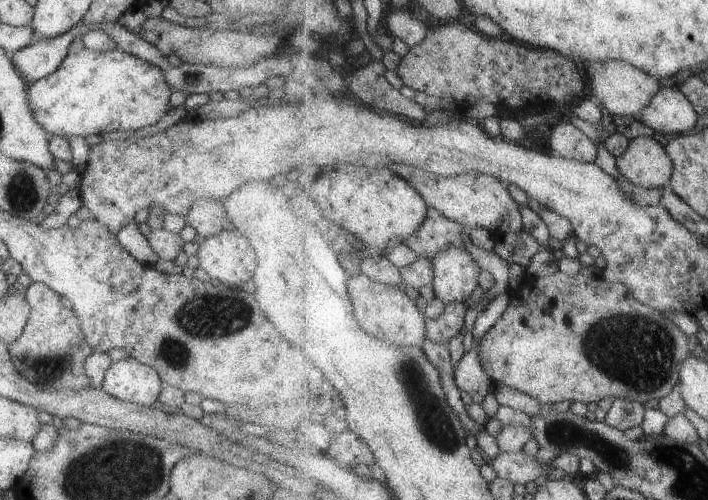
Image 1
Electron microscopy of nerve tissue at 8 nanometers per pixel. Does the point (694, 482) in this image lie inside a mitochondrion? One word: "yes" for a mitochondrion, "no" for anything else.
yes

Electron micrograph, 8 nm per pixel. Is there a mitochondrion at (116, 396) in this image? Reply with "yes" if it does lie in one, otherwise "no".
no

